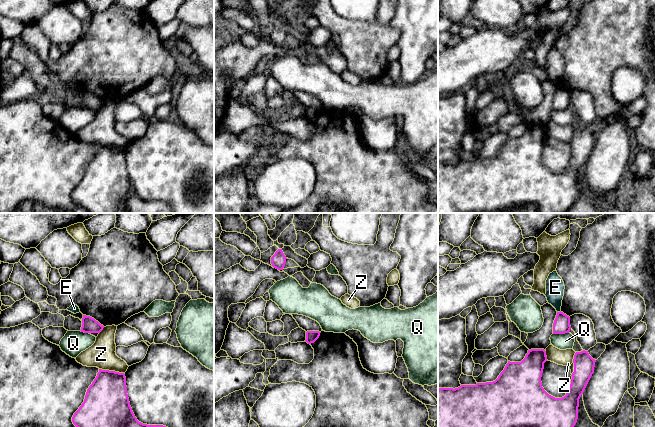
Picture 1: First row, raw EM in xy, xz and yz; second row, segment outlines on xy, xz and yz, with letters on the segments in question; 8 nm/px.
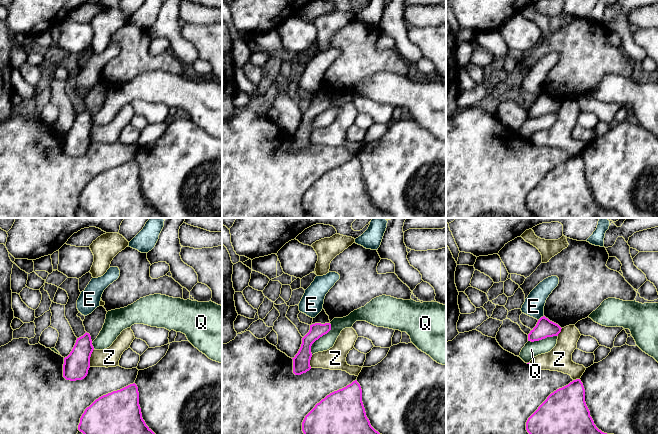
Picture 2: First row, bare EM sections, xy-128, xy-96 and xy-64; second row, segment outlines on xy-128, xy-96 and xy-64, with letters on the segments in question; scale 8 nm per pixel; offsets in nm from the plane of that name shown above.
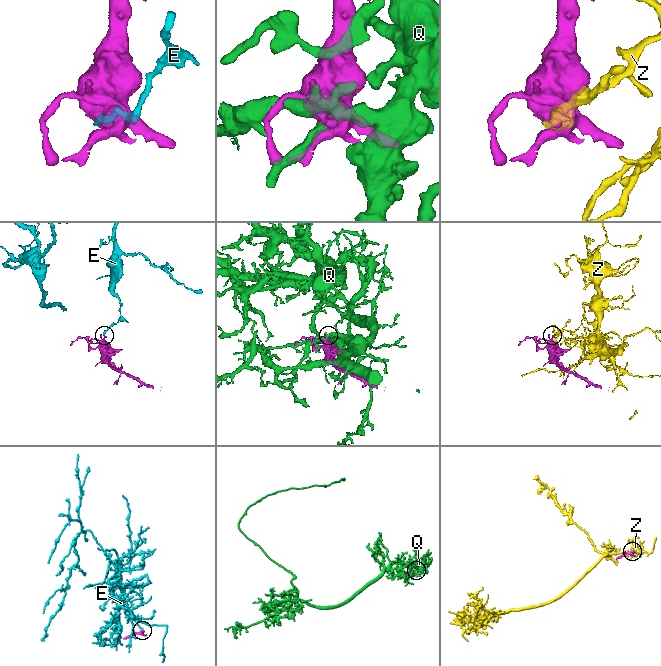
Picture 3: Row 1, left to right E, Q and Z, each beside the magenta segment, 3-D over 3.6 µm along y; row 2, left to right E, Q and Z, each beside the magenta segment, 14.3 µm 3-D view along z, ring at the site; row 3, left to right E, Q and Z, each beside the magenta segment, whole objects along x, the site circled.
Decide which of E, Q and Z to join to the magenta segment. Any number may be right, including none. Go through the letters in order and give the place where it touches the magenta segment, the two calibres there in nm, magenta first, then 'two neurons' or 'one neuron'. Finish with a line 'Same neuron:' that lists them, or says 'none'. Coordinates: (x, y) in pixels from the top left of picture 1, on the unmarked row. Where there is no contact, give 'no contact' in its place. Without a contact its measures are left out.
E: yz (558, 88) | 140/150 nm | two neurons
Q: yz (560, 109) | 140/130 nm | two neurons
Z: xy (111, 147) | 360/220 nm | two neurons
Same neuron: none

